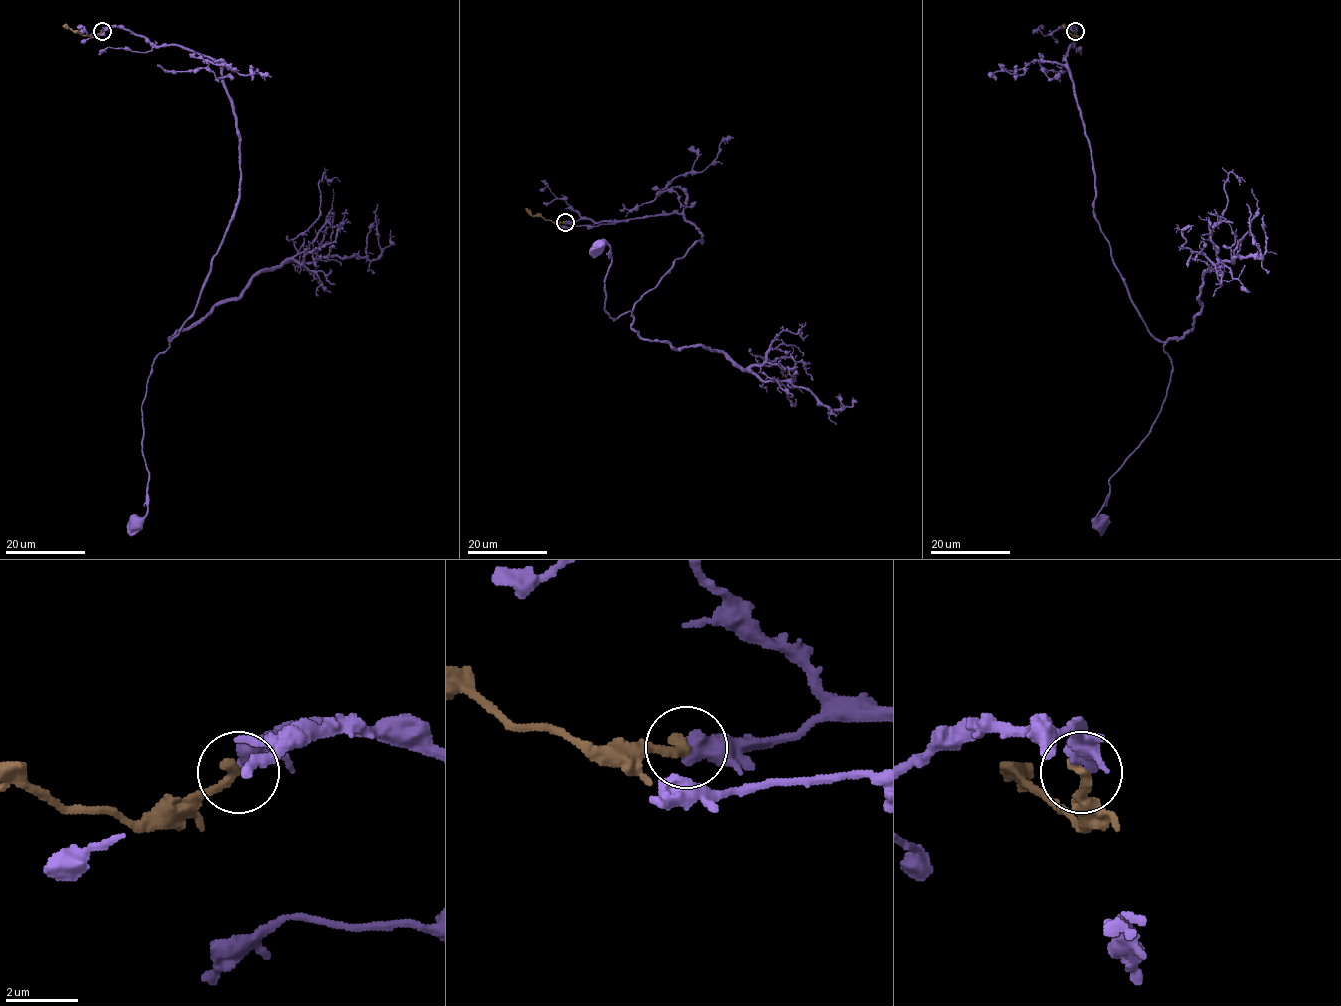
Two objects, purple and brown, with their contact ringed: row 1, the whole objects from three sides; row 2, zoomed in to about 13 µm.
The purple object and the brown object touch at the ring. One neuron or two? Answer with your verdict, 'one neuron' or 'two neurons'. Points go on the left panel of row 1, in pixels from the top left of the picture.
one neuron

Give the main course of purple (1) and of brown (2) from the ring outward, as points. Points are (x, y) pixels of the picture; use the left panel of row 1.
1: (103, 31), (129, 29), (212, 58), (239, 139), (233, 220), (193, 315), (148, 379), (147, 513), (134, 525)
2: (103, 31), (90, 37), (63, 27)

